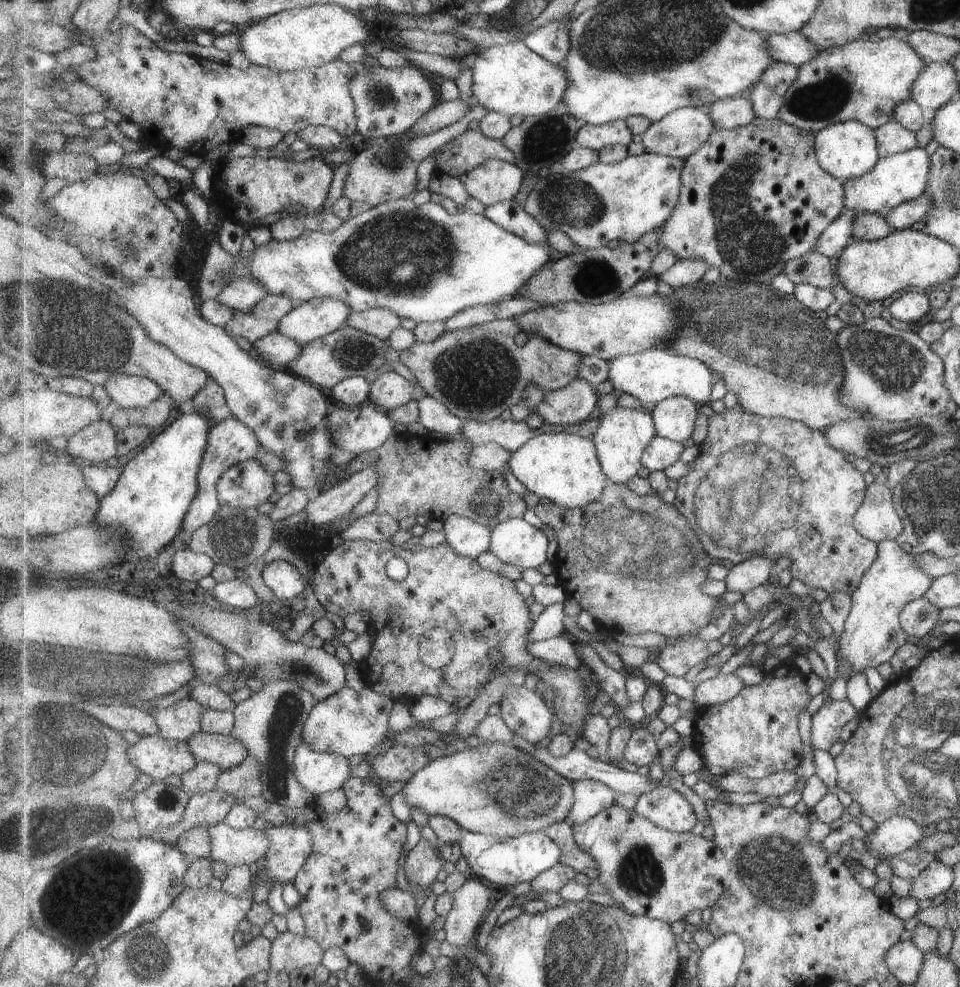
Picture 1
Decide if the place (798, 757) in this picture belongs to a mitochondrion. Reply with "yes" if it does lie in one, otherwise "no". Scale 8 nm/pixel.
no

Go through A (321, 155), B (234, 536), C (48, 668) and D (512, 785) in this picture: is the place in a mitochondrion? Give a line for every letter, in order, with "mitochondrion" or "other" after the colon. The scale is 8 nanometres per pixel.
A: other
B: mitochondrion
C: other
D: mitochondrion

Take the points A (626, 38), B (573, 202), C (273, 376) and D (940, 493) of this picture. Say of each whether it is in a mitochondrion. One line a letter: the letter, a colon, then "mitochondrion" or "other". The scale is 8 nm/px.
A: mitochondrion
B: mitochondrion
C: other
D: mitochondrion

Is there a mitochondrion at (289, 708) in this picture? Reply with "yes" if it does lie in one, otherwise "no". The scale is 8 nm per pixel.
yes

